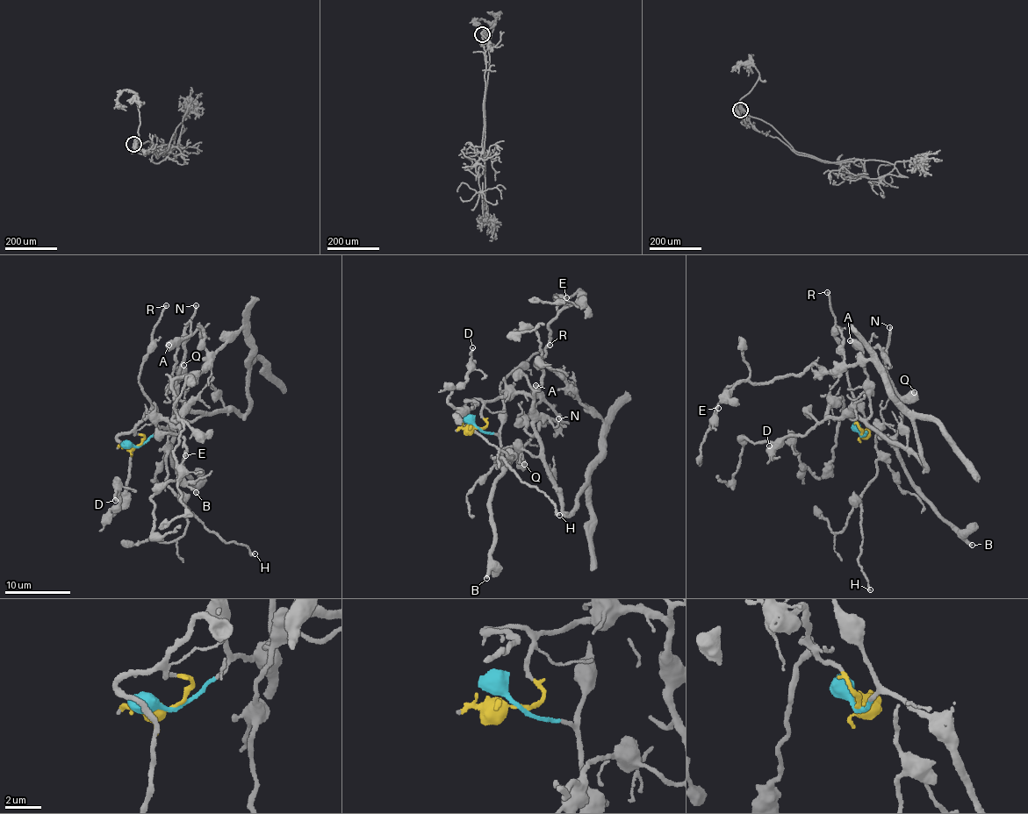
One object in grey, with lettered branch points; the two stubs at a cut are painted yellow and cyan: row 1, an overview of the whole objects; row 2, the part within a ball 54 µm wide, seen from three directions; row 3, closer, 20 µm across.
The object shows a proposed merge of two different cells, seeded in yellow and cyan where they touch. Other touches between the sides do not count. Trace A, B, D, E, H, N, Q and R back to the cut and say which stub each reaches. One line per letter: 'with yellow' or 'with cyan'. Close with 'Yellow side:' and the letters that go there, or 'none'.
A: with yellow
B: with cyan
D: with yellow
E: with yellow
H: with yellow
N: with cyan
Q: with cyan
R: with cyan
Yellow side: A, D, E, H

